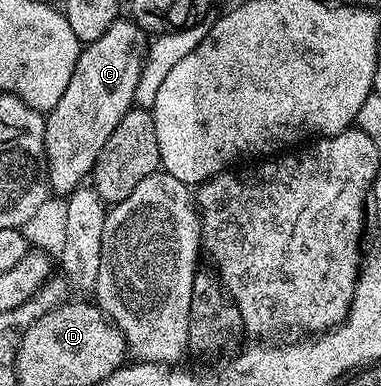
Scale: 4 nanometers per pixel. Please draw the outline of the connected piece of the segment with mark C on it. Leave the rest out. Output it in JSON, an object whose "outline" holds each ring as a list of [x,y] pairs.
{"outline":[[[118,17],[98,37],[98,41],[87,44],[81,50],[78,61],[74,65],[74,77],[70,77],[70,85],[66,85],[66,93],[54,105],[52,111],[47,112],[44,121],[44,148],[48,158],[48,185],[53,192],[56,191],[61,197],[67,196],[76,190],[91,176],[92,166],[110,133],[122,121],[122,117],[132,110],[136,99],[135,90],[138,88],[140,70],[142,64],[142,49],[140,42],[146,39],[145,32],[131,18]]]}

